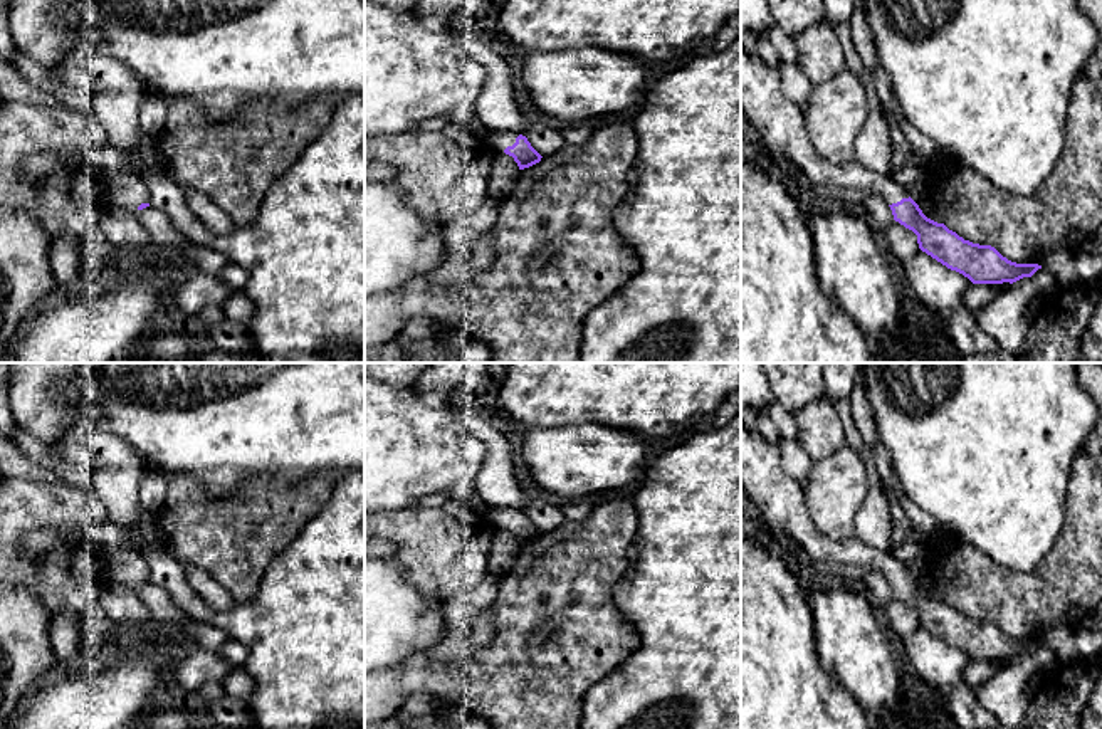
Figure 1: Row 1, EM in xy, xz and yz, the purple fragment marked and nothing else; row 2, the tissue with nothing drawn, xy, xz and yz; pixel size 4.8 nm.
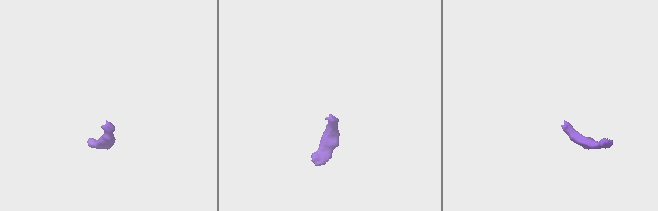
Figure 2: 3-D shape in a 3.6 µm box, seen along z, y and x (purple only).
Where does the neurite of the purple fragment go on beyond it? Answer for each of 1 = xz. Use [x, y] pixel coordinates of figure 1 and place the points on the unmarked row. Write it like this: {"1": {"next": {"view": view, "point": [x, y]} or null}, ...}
{"1": {"next": {"view": "xz", "point": [499, 516]}}}

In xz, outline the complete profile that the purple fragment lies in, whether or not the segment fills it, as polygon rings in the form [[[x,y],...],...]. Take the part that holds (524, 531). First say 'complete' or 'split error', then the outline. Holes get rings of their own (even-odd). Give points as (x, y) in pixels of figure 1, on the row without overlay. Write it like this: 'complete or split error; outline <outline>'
split error; outline [[[487,507],[487,519],[496,529],[506,529],[514,534],[519,546],[529,544],[541,538],[541,531],[531,522],[526,512],[511,507]]]

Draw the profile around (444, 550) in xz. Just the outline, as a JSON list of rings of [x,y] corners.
[[[449,501],[438,507],[365,511],[365,543],[395,543],[398,551],[393,558],[405,568],[410,585],[440,600],[462,598],[489,576],[487,559],[496,531],[485,512],[460,501]]]

